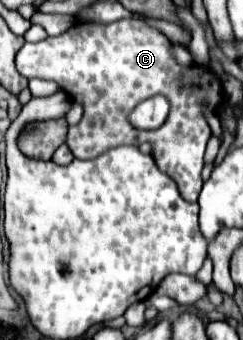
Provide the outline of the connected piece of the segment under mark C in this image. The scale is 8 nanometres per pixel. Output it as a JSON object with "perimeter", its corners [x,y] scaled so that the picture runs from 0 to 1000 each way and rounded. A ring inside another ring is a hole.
{"perimeter":[[[531,50],[440,74],[309,68],[235,109],[103,126],[70,156],[70,209],[111,232],[226,238],[267,274],[325,274],[342,344],[276,397],[276,426],[317,468],[391,468],[473,426],[605,415],[646,491],[712,532],[827,532],[835,456],[868,403],[835,309],[893,326],[934,285],[909,235],[860,197],[737,191],[704,144],[704,121],[580,56]],[[630,279],[679,279],[704,297],[695,350],[638,385],[539,374],[523,326]]]}

